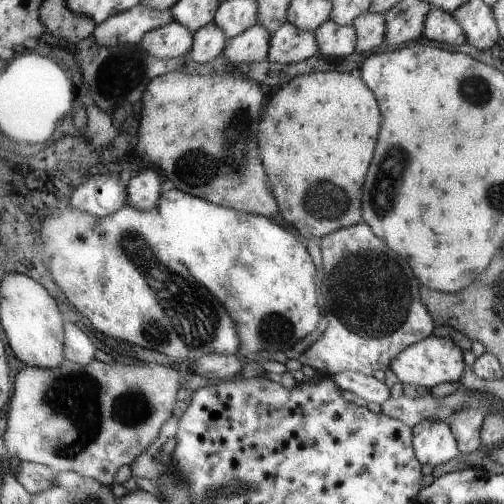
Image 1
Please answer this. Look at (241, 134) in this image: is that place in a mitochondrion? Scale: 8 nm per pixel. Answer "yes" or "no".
yes

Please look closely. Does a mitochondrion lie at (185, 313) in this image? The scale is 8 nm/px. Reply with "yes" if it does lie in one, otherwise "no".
yes

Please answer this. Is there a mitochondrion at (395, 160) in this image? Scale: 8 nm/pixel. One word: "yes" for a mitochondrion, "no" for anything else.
yes

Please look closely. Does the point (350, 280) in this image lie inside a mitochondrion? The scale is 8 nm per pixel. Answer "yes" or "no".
yes

